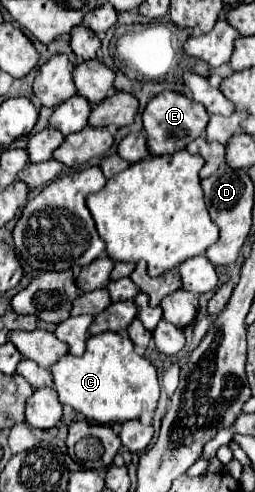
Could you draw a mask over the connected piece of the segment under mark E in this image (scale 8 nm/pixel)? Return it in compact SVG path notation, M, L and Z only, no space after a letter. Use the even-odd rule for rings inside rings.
M177 91L159 93L147 103L145 113L143 113L143 125L147 131L147 145L149 145L151 155L171 155L175 151L185 149L187 143L191 143L193 139L205 133L207 123L209 123L207 109L201 103Z

